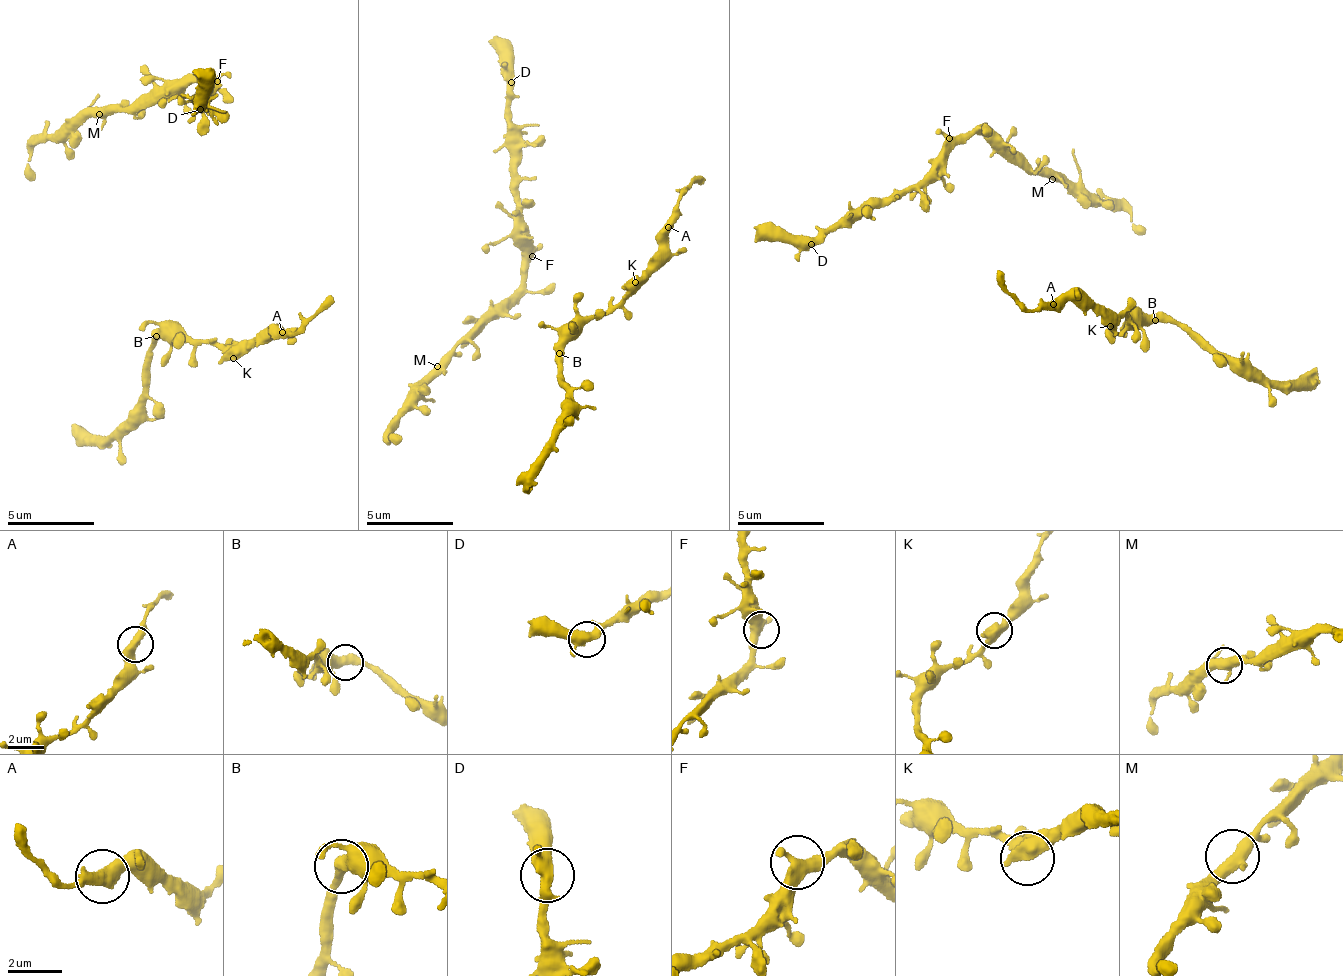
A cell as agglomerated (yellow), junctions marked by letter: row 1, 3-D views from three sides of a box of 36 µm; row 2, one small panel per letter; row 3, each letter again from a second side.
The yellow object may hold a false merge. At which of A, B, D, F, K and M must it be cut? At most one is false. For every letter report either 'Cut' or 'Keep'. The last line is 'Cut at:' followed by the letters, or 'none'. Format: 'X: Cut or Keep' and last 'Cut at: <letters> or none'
A: Keep
B: Keep
D: Keep
F: Keep
K: Keep
M: Keep
Cut at: none

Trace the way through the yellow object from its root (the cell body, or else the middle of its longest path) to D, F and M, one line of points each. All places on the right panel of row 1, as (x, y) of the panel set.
D: (1103, 201), (1072, 196), (1066, 183), (1030, 171), (976, 133), (909, 188), (870, 197), (811, 244)
F: (1103, 201), (1072, 196), (1066, 183), (1057, 182), (1037, 169), (1030, 171), (976, 133), (949, 138)
M: (1103, 201), (1072, 196), (1066, 183), (1052, 179)

